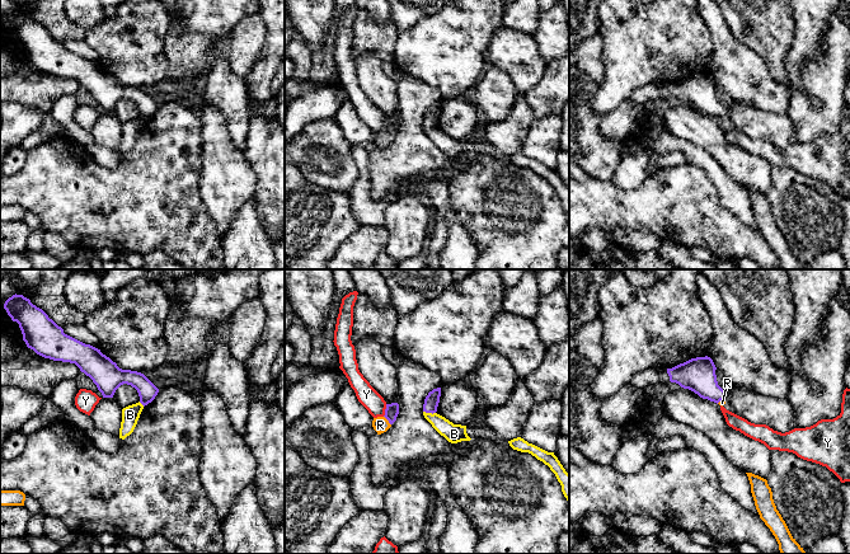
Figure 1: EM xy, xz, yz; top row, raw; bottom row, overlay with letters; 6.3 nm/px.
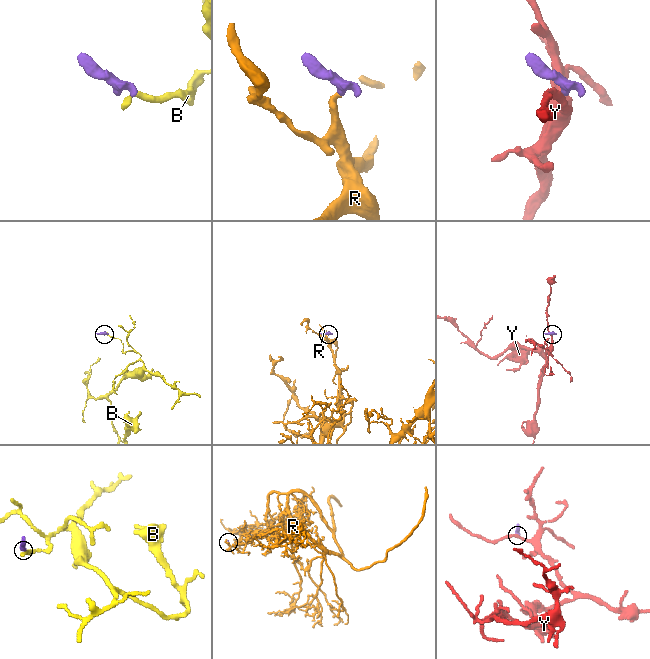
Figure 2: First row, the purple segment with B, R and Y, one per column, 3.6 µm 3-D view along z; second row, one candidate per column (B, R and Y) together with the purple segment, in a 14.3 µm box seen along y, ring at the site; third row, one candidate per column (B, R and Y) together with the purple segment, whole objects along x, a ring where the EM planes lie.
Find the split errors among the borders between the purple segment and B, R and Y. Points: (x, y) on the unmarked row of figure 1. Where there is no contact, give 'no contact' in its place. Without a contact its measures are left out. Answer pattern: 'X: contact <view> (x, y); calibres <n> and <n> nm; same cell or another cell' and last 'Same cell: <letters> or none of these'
B: contact xz (430, 127); calibres 90 and 120 nm; another cell
R: contact xz (388, 135); calibres 90 and 100 nm; same cell
Y: contact xz (385, 126); calibres 90 and 120 nm; another cell
Same cell: R

